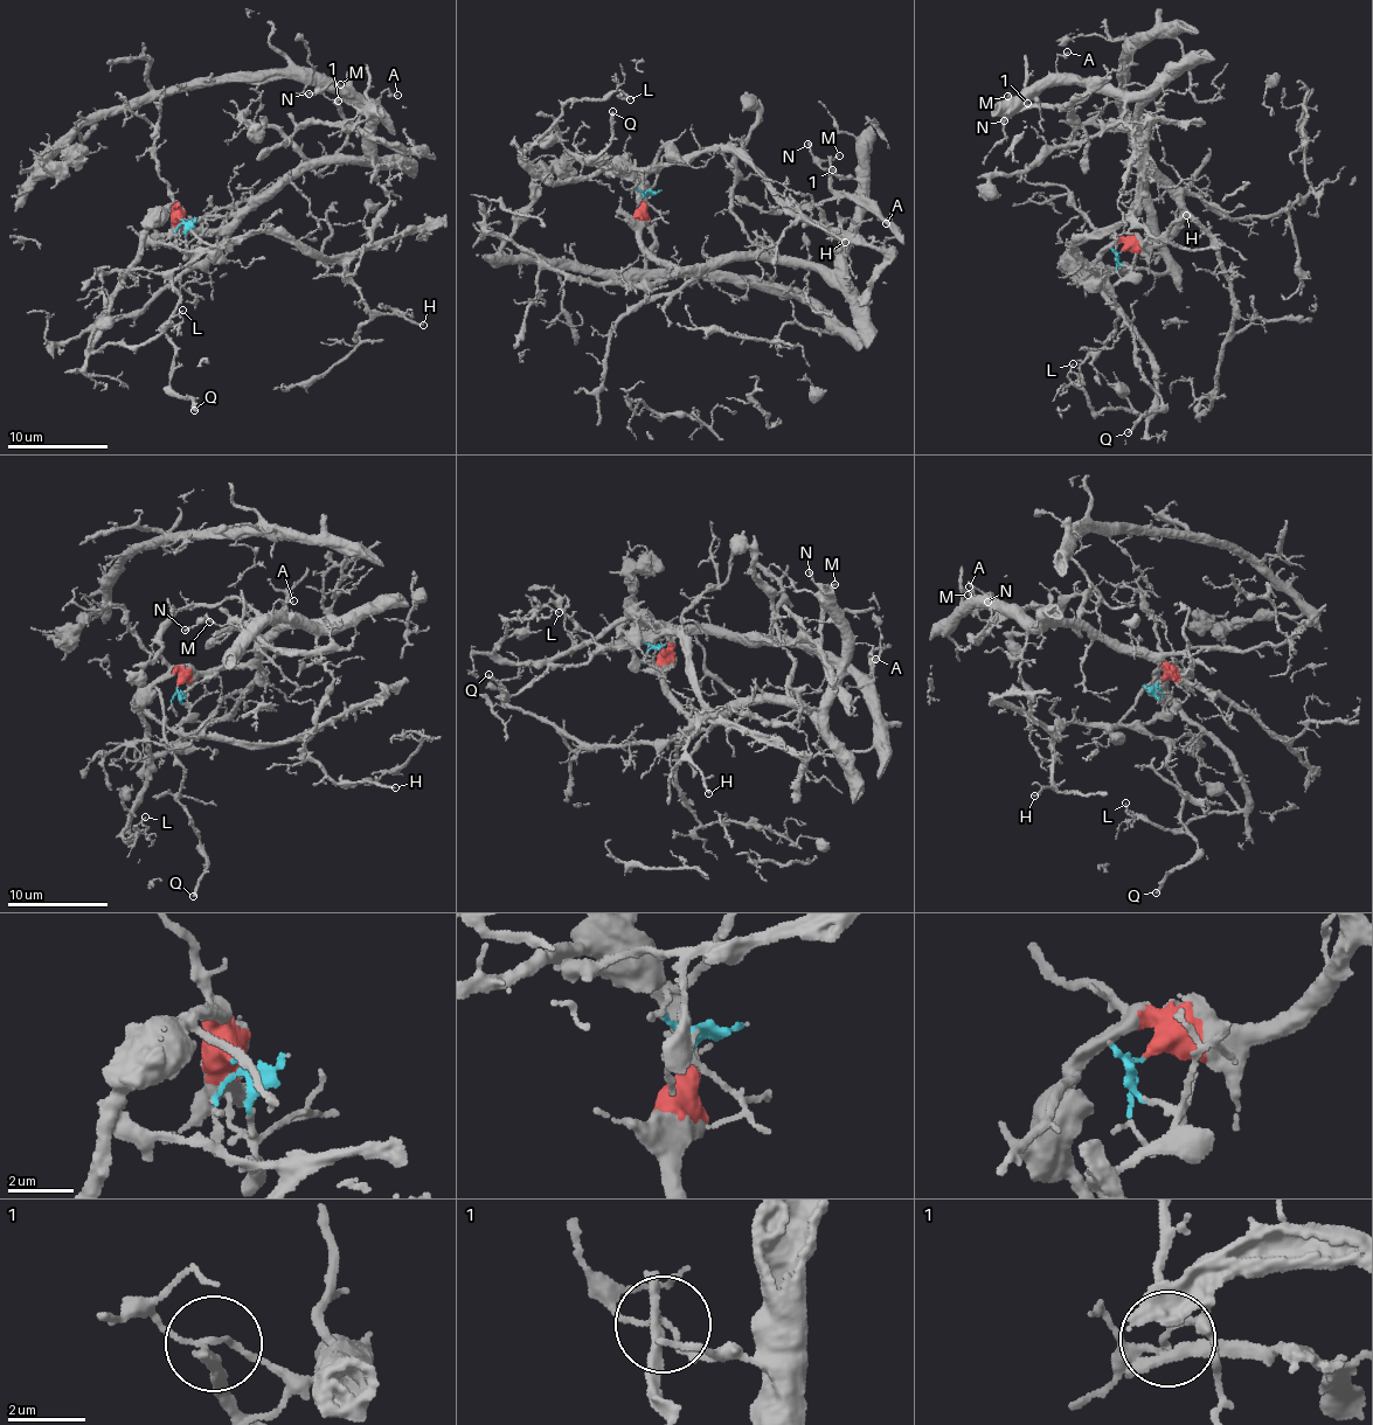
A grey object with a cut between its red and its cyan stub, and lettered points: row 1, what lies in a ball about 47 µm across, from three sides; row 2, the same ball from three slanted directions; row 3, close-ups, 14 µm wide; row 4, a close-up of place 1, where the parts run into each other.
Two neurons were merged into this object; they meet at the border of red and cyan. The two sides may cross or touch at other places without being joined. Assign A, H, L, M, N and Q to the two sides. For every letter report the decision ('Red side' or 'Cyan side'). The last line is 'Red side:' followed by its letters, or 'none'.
A: Red side
H: Cyan side
L: Red side
M: Red side
N: Red side
Q: Cyan side
Red side: A, L, M, N

